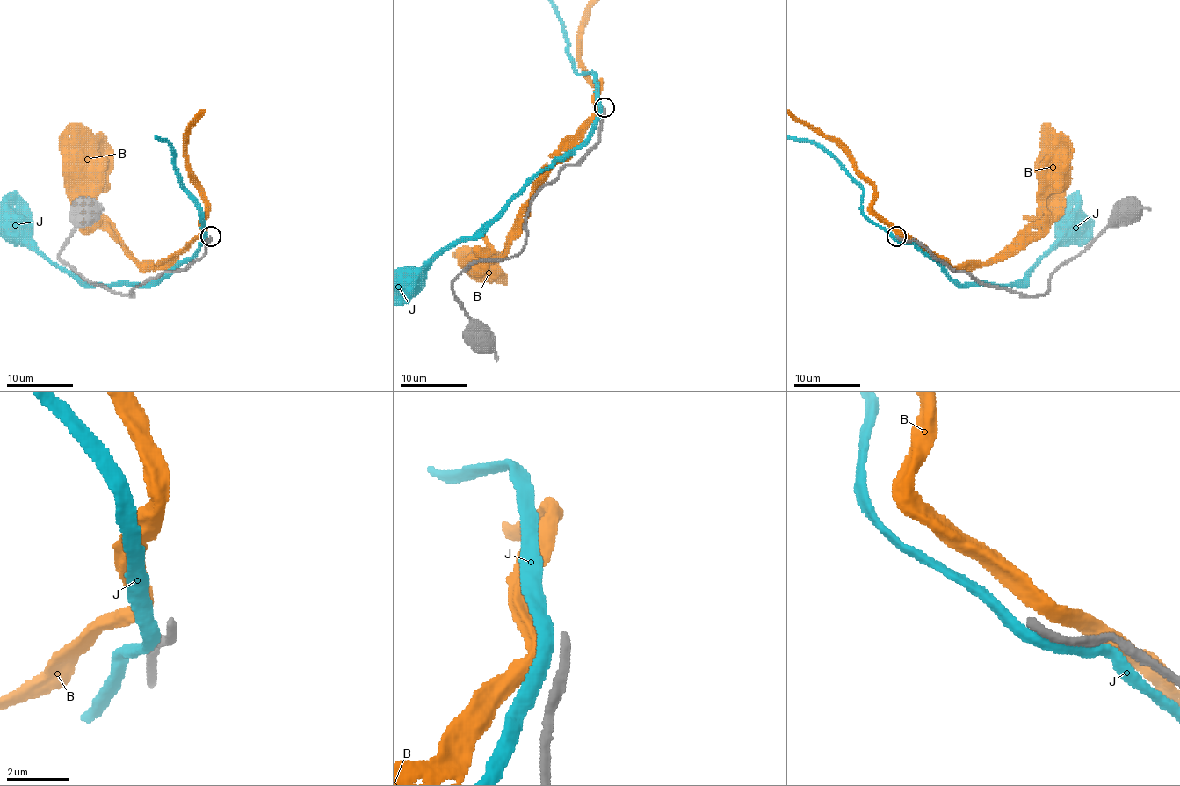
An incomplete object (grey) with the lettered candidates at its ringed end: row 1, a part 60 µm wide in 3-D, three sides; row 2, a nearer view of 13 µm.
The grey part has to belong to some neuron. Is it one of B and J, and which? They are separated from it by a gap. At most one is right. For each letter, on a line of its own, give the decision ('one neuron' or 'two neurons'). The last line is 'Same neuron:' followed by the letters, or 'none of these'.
B: two neurons
J: two neurons
Same neuron: none of these

